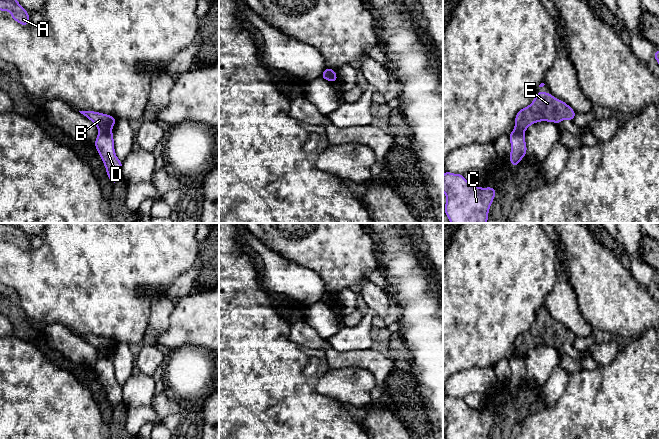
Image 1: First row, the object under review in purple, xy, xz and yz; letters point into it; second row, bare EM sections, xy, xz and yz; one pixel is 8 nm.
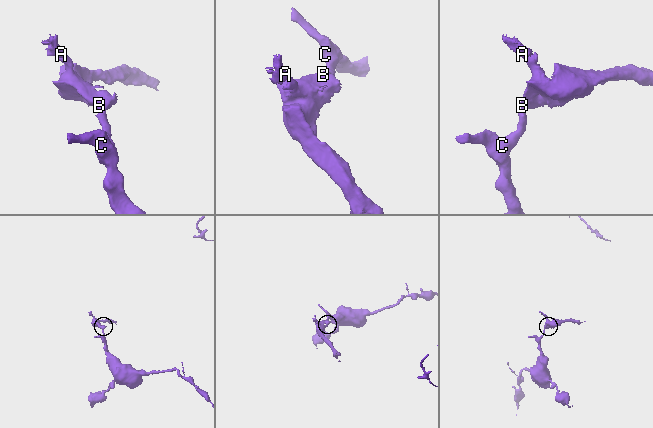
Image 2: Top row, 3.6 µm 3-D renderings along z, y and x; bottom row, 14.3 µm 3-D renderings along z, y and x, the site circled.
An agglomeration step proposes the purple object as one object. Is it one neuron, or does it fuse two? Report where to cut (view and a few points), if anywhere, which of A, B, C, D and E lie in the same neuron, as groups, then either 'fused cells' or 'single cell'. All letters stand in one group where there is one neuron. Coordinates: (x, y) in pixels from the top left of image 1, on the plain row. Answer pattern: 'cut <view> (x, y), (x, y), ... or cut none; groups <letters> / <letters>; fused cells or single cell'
cut xy (111, 354), (99, 356); groups A B E / C D; fused cells

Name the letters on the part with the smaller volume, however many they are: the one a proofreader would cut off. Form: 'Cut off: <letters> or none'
Cut off: A, B, E

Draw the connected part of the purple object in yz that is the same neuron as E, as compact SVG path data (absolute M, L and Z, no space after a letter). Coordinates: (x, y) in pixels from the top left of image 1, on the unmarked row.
M541 315L537 316L530 329L517 336L514 354L524 358L530 349L540 345L554 346L558 349L564 343L574 346L575 339L576 336L564 325Z

